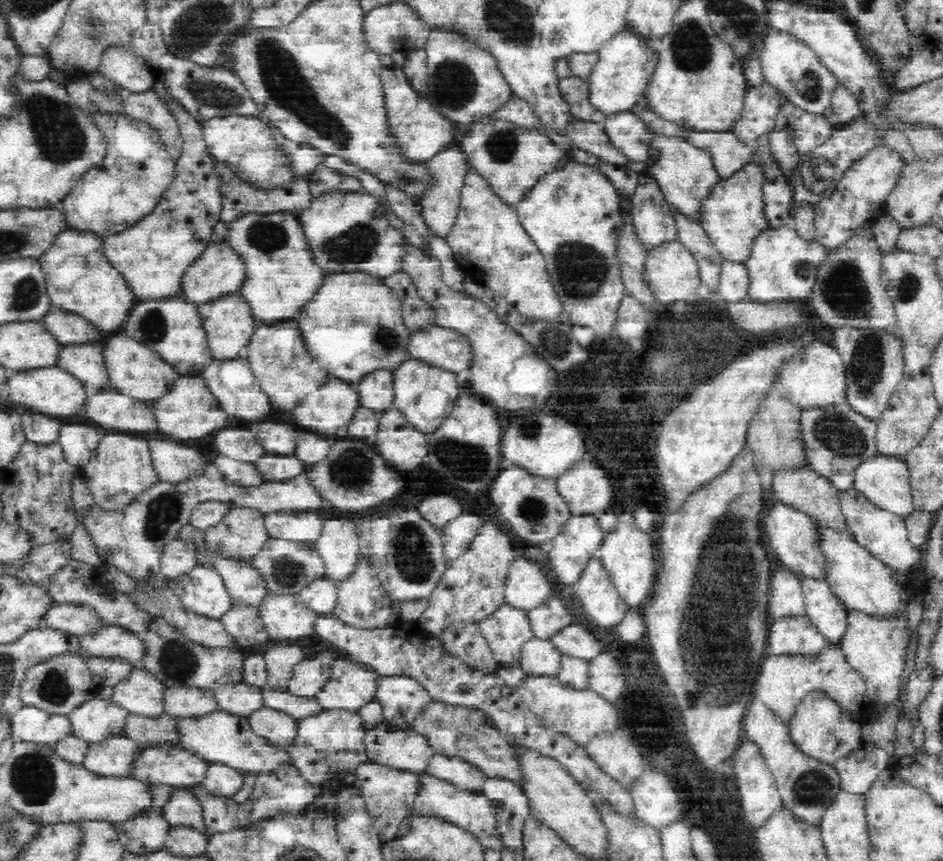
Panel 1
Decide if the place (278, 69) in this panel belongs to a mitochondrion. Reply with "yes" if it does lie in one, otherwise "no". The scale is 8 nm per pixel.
yes

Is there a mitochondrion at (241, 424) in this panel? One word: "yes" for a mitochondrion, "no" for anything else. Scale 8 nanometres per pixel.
no

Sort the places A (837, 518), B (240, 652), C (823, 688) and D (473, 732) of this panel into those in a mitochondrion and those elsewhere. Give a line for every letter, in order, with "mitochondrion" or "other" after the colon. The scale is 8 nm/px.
A: other
B: other
C: other
D: mitochondrion

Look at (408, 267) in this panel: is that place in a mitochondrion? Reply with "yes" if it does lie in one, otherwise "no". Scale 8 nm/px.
no

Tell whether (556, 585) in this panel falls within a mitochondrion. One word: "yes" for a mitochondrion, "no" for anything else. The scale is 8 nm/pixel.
no

